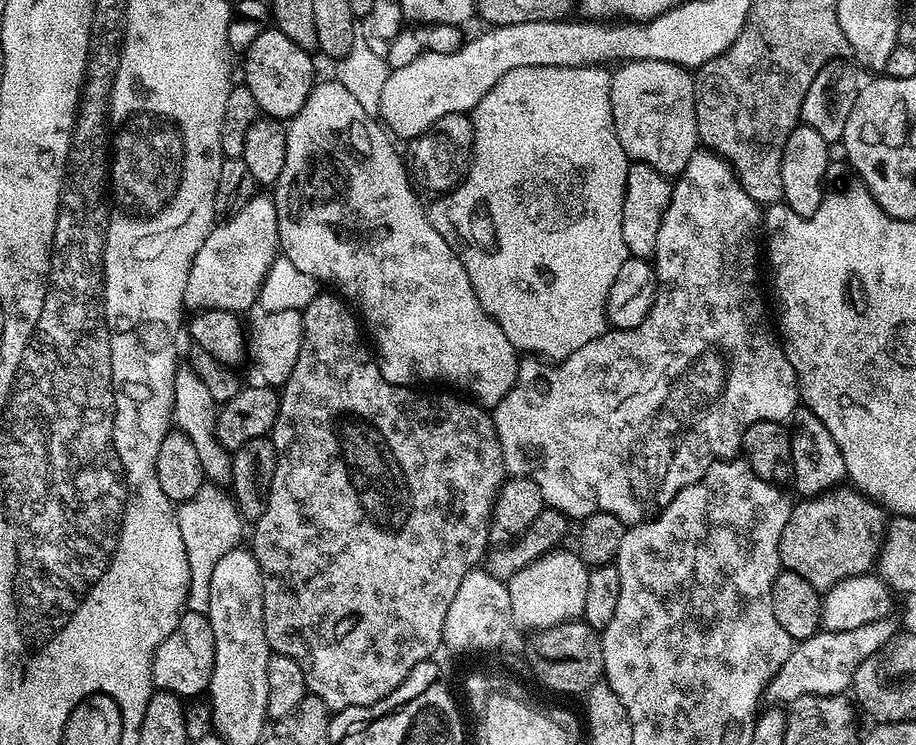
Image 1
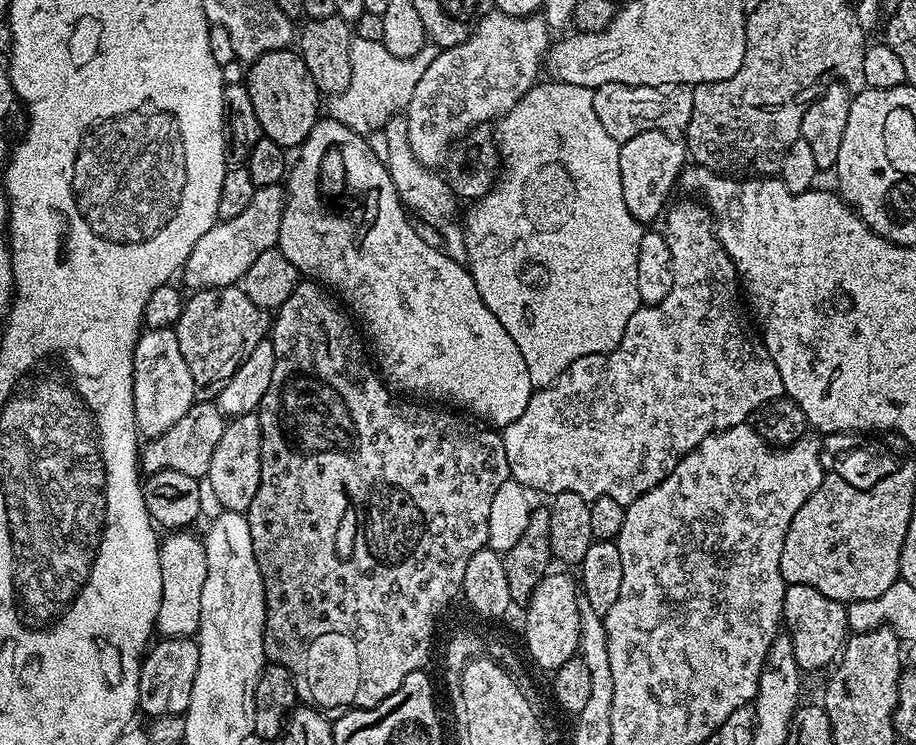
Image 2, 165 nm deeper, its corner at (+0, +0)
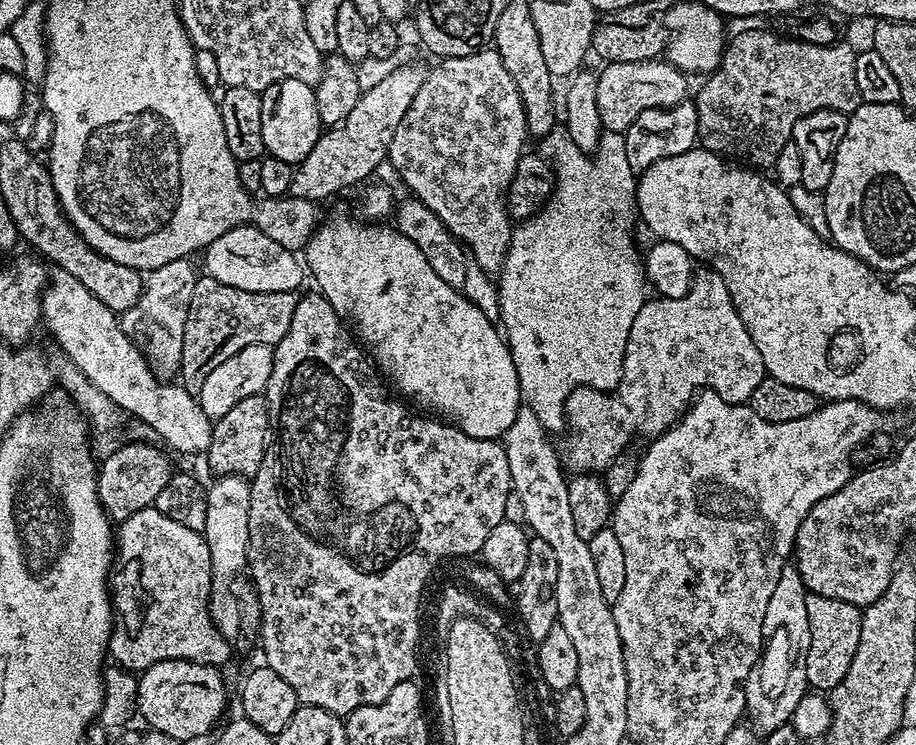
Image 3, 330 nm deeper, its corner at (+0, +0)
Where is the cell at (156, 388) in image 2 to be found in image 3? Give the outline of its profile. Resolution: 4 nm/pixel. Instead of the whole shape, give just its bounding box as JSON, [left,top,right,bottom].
[122,258,198,382]

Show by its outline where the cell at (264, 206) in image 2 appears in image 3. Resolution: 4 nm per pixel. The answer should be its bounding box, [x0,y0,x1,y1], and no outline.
[292,63,427,202]

